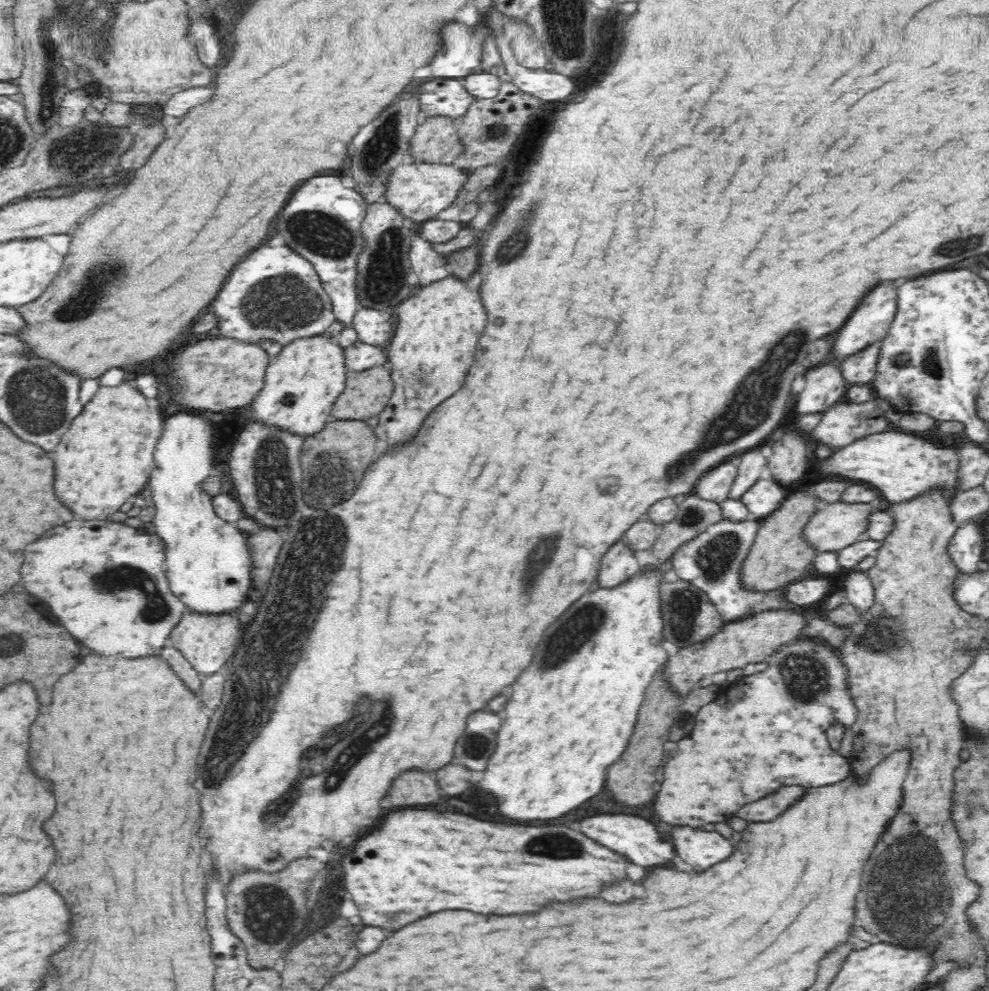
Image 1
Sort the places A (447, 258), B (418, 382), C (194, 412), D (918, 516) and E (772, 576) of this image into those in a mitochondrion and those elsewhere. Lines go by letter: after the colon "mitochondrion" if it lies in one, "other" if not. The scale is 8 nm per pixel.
A: other
B: mitochondrion
C: other
D: other
E: other

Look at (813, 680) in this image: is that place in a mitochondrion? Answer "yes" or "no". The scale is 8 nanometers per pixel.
yes

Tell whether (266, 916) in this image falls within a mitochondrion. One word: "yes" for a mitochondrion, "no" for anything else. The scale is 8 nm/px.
yes

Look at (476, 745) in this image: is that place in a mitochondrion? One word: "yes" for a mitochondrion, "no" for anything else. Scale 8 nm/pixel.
yes

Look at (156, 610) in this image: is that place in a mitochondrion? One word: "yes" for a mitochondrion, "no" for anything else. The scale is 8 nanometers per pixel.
yes

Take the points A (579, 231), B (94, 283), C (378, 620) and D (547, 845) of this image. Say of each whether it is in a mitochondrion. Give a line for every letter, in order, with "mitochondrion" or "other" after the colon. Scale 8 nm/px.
A: other
B: mitochondrion
C: other
D: mitochondrion

